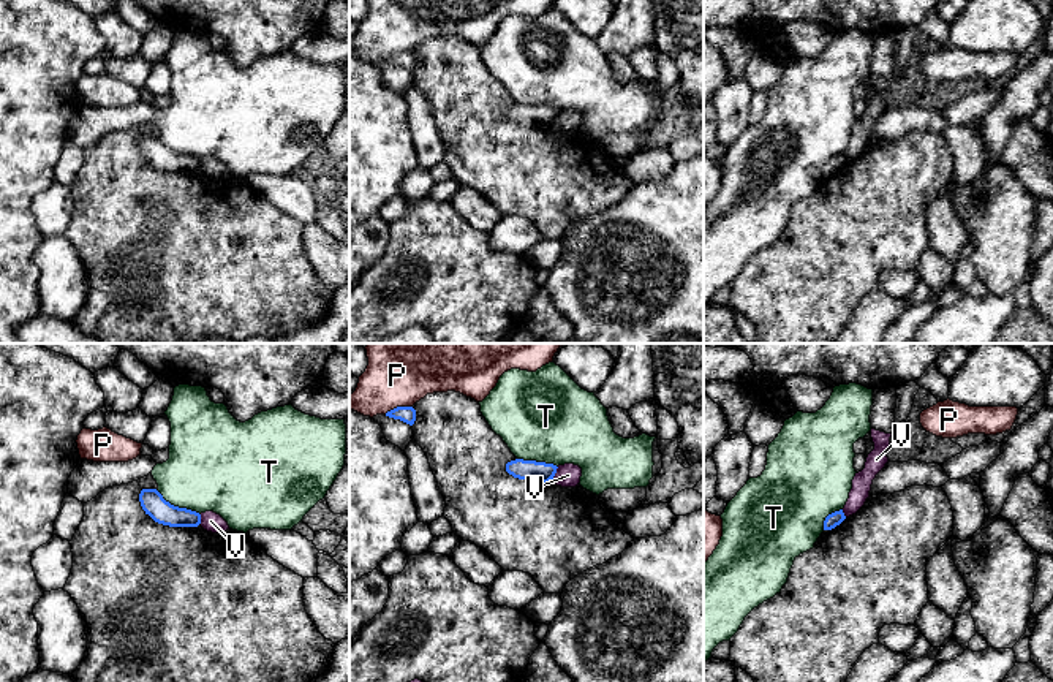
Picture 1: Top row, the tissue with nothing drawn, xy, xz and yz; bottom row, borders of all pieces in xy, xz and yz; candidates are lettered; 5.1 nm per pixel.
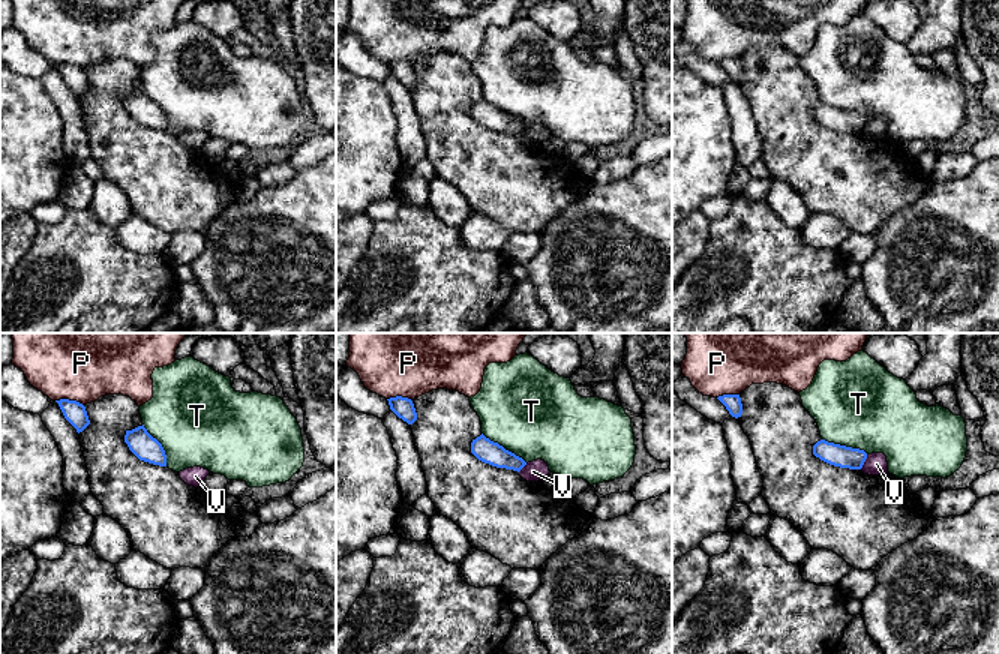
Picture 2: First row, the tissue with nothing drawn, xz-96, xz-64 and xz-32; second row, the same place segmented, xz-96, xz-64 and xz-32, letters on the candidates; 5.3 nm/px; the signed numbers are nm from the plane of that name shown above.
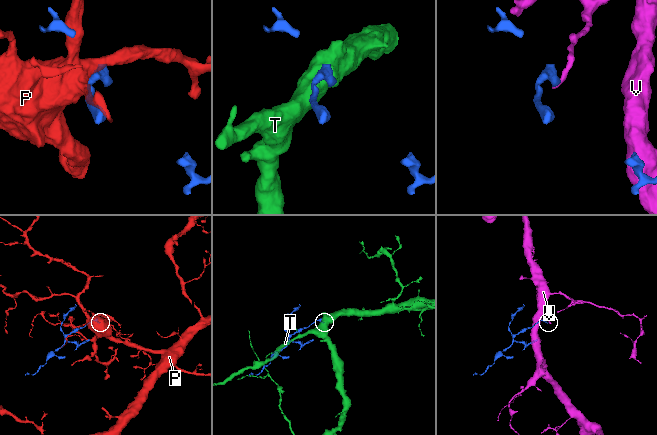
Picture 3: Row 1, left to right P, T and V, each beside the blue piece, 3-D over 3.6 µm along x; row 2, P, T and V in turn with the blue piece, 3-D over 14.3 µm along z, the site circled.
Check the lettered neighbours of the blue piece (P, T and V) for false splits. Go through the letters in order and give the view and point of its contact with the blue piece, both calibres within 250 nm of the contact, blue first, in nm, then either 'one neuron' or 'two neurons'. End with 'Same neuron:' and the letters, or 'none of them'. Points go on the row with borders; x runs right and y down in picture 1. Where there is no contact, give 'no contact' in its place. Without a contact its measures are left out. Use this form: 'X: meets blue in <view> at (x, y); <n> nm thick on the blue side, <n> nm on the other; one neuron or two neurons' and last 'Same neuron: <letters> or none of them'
P: meets blue in xz at (397, 407); 80 nm thick on the blue side, 400 nm on the other; two neurons
T: meets blue in xy at (177, 507); 120 nm thick on the blue side, 440 nm on the other; two neurons
V: meets blue in xz at (555, 472); 100 nm thick on the blue side, 120 nm on the other; two neurons
Same neuron: none of them

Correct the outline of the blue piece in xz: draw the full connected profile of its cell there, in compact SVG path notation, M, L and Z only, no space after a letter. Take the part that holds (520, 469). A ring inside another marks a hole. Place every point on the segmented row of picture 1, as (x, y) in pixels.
M515 459L506 464L506 472L519 479L549 483L557 473L557 465Z

